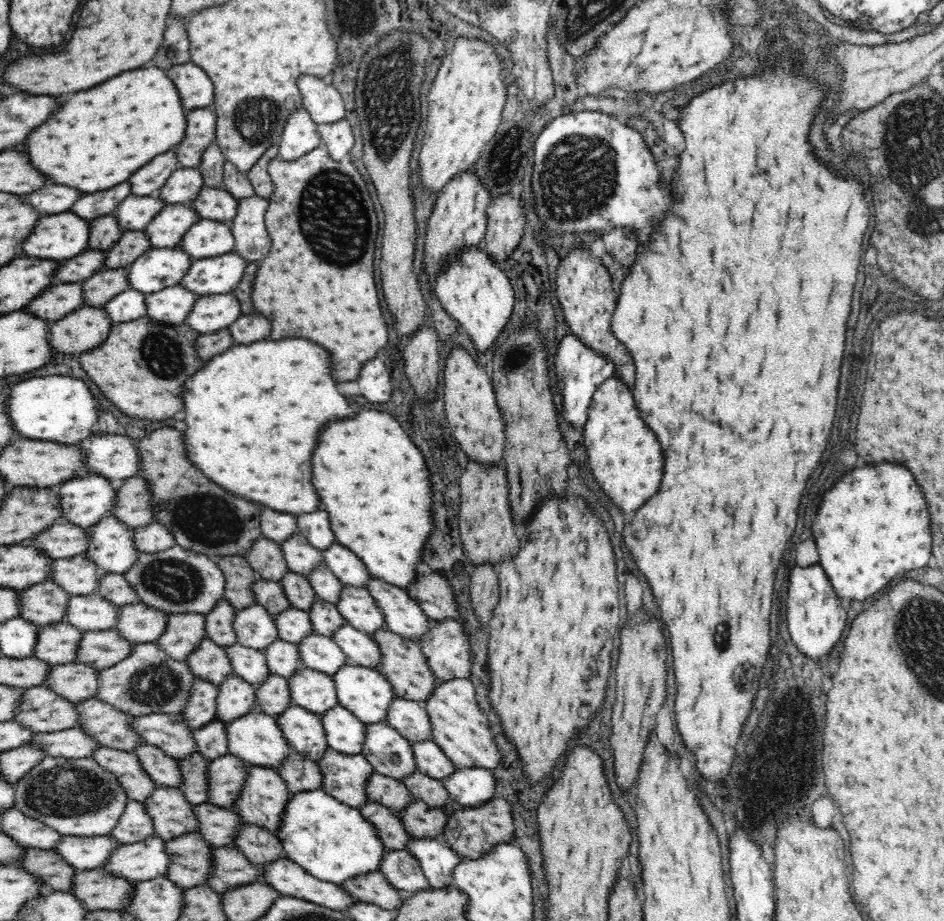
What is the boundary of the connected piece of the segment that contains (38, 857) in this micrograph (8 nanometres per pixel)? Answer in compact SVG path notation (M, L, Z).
M25 848L25 854L16 866L34 875L50 891L66 893L72 893L72 878L78 872L52 849Z

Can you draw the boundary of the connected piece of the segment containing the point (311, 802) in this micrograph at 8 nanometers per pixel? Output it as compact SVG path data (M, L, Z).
M322 789L290 794L276 836L289 860L313 877L336 885L360 874L380 871L387 850L376 827L364 818L360 809L336 800Z

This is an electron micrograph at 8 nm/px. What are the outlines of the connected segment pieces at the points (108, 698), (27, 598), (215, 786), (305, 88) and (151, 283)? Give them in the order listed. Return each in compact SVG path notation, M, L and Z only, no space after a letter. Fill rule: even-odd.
M134 643L132 654L128 654L122 664L116 662L114 666L98 671L98 692L94 698L133 717L152 712L182 715L195 679L188 663L169 657L155 643Z
M50 580L18 590L20 617L39 626L62 622L66 618L70 594Z
M229 753L208 762L208 802L217 807L231 808L242 792L248 763Z
M300 76L298 88L302 92L302 108L310 113L317 125L338 122L346 116L340 92L320 78Z
M153 247L126 267L128 285L144 294L180 285L193 260L180 248Z

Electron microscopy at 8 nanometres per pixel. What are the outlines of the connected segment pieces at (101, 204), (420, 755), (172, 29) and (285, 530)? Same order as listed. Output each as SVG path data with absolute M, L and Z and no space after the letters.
M124 182L124 184L118 184L118 186L114 186L110 190L104 190L104 192L80 196L80 200L76 200L74 206L70 206L72 207L70 211L87 220L112 215L112 212L116 210L116 206L126 196L130 195L132 195L130 182Z
M433 740L412 742L410 747L412 747L417 770L420 773L430 778L444 780L454 772L455 764Z
M182 18L168 20L168 30L164 34L164 44L154 56L154 64L168 70L174 64L184 64L190 60L190 42L186 34L186 24Z
M264 506L260 512L260 530L264 537L280 543L298 534L296 515L275 511Z

